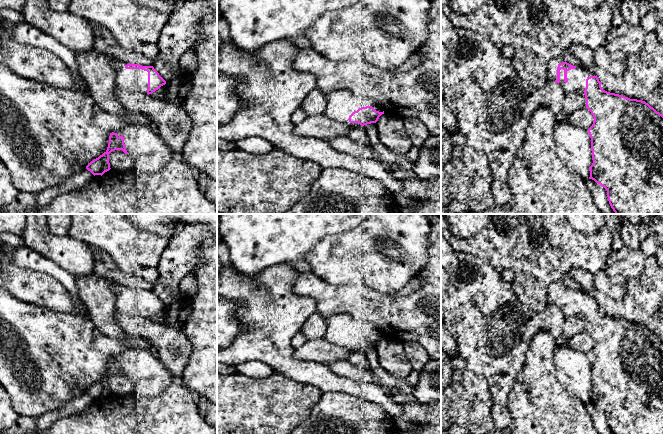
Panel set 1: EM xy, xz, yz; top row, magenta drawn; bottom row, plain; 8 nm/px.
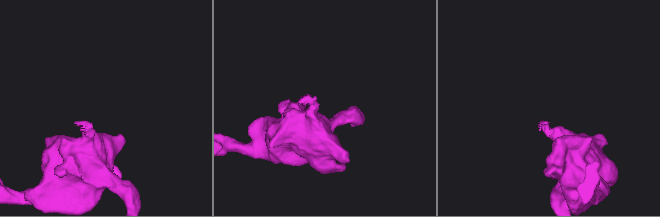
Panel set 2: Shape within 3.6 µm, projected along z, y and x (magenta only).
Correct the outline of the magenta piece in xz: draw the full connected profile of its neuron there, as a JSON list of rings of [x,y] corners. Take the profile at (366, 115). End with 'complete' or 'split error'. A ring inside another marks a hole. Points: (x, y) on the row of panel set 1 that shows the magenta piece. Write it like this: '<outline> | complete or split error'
[[[346,89],[324,93],[326,109],[324,114],[349,128],[366,130],[368,124],[376,123],[384,111],[374,99],[354,95]]] | split error

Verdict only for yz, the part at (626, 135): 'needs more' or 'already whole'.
needs more

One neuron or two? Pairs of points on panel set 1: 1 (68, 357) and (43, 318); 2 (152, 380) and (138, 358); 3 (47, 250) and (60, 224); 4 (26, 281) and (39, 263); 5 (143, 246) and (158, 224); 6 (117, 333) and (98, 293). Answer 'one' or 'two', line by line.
1: one
2: one
3: two
4: two
5: two
6: one

